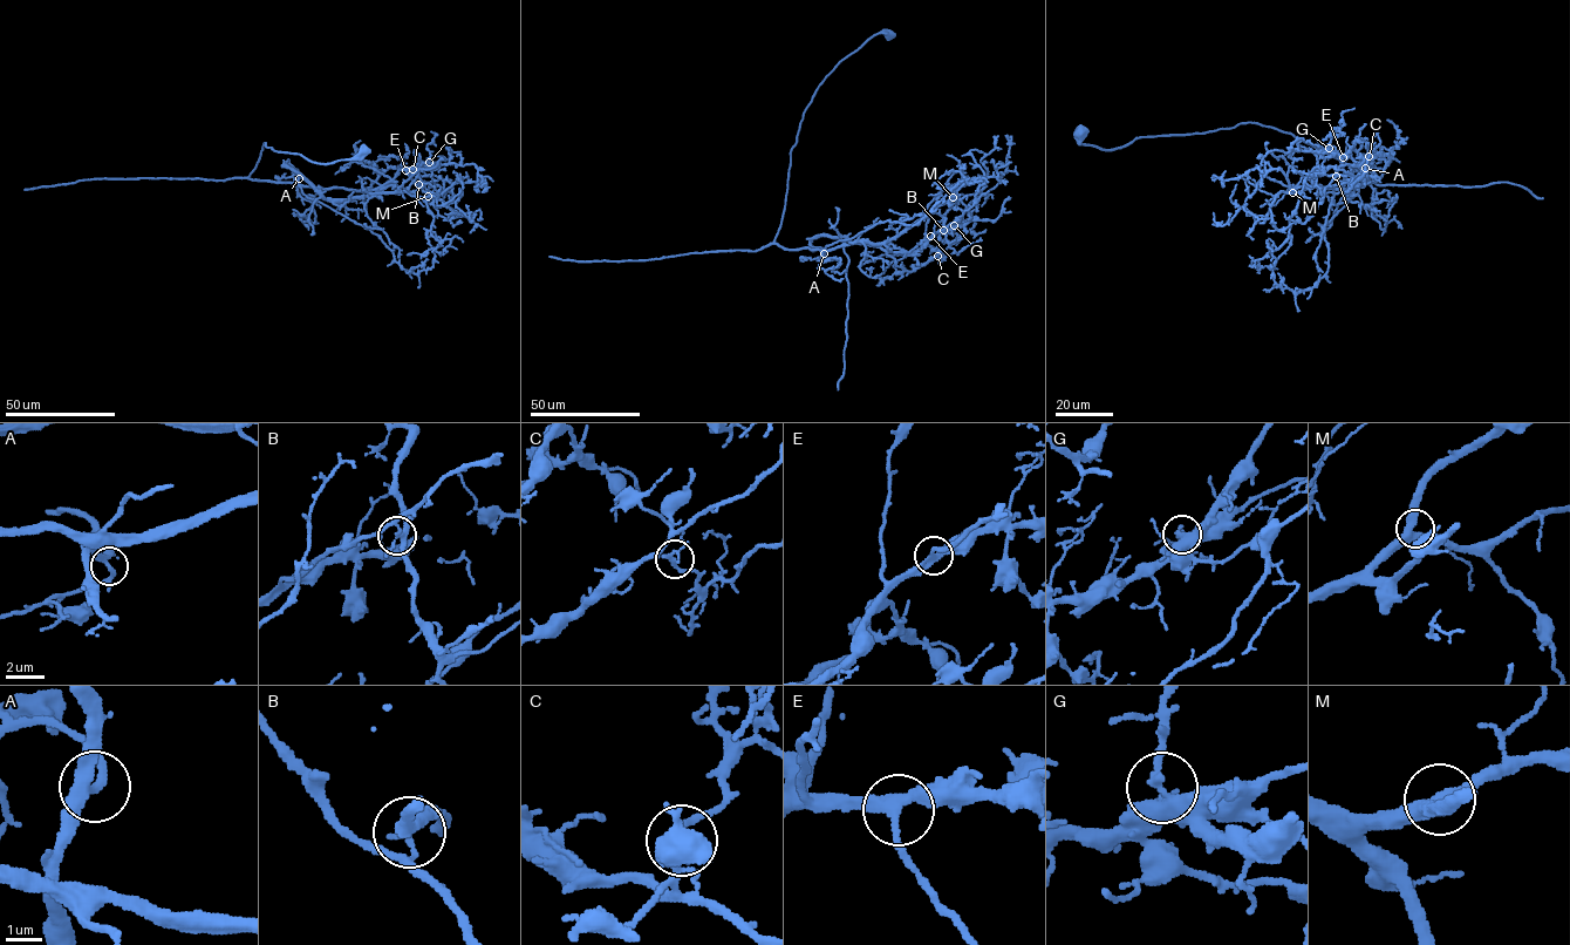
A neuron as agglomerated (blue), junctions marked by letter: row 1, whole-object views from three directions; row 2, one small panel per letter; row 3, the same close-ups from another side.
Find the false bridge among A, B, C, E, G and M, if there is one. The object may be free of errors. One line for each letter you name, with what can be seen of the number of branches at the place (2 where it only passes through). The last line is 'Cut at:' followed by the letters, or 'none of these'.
B: 3 branches meet
Cut at: B

